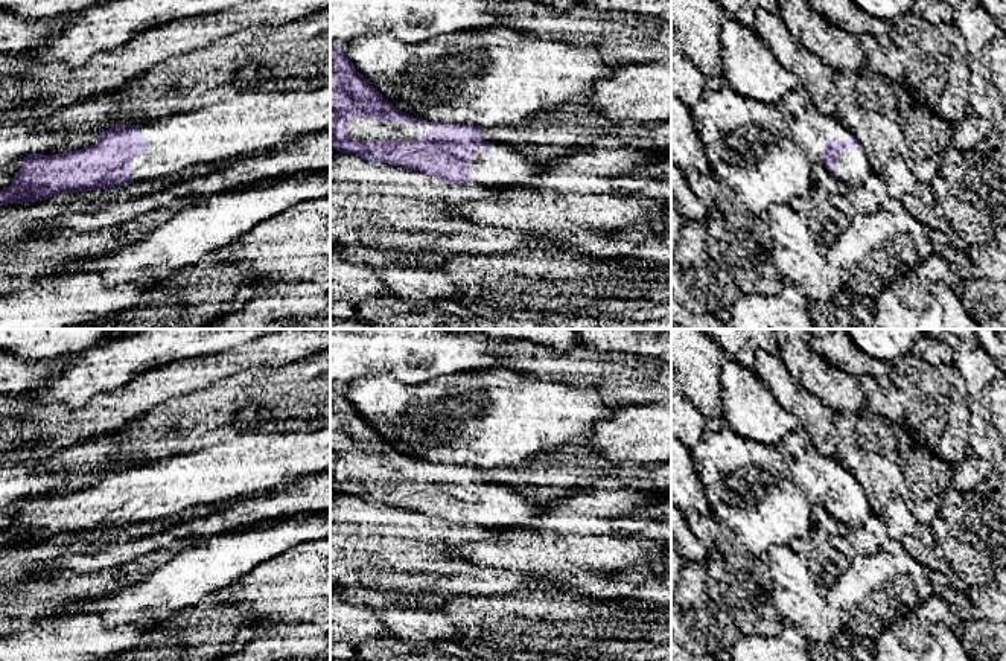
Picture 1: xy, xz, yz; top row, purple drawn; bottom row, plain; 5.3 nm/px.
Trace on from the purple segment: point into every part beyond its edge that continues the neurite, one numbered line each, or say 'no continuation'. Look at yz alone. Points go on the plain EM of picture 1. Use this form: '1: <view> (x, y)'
1: yz (810, 471)

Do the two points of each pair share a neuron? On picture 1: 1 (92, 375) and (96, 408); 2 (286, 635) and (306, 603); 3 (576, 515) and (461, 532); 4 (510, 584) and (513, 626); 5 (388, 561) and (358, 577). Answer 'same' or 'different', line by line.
1: different
2: different
3: different
4: different
5: same

